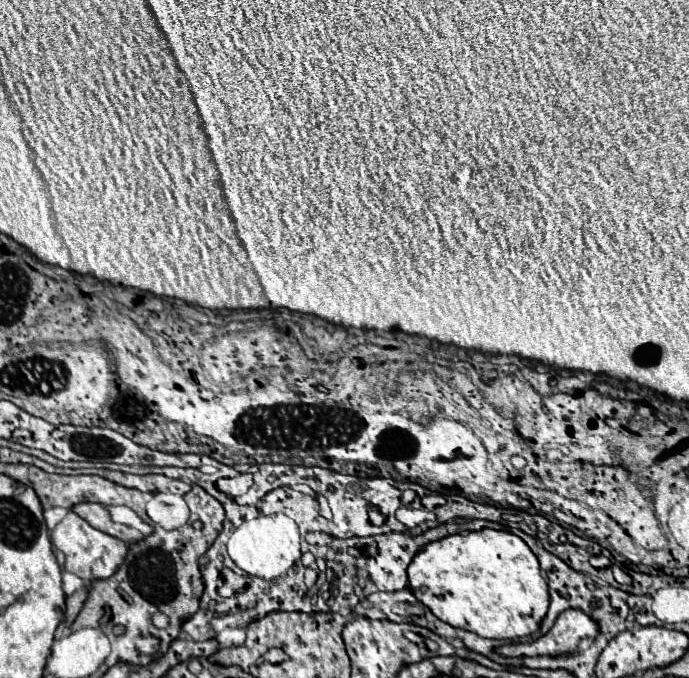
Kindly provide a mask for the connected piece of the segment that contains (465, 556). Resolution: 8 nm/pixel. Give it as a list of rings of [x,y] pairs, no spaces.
[[[480,529],[454,533],[424,545],[408,565],[408,587],[414,597],[426,605],[438,619],[490,639],[518,639],[538,631],[548,611],[548,585],[540,575],[540,565],[530,547],[510,531]]]

